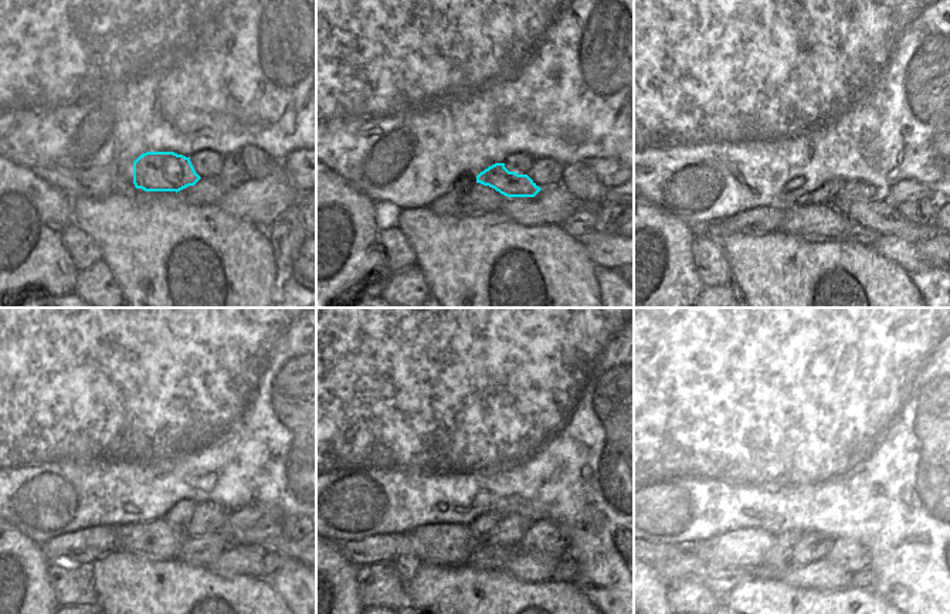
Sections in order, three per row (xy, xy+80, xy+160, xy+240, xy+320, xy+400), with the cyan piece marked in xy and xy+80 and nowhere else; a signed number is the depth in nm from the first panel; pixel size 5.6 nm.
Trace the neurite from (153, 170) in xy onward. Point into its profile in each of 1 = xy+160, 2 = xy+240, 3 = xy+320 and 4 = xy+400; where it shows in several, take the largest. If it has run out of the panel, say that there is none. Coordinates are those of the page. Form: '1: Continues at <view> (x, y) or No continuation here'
1: Continues at xy+160 (878, 216)
2: Continues at xy+240 (280, 545)
3: No continuation here
4: No continuation here

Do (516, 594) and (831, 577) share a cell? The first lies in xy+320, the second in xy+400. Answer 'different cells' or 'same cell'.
different cells

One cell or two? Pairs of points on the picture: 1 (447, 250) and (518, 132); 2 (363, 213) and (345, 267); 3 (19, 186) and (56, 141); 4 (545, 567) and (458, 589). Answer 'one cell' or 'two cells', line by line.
1: two cells
2: one cell
3: two cells
4: two cells

